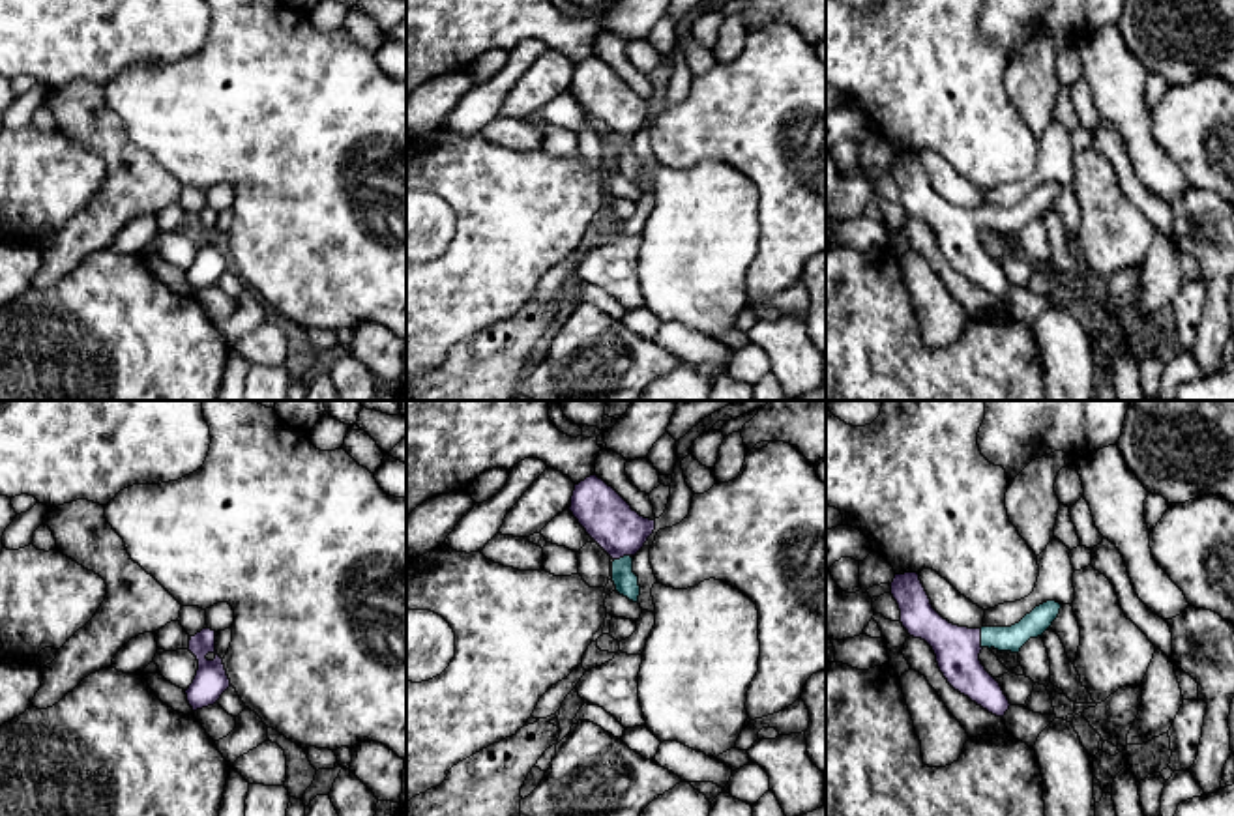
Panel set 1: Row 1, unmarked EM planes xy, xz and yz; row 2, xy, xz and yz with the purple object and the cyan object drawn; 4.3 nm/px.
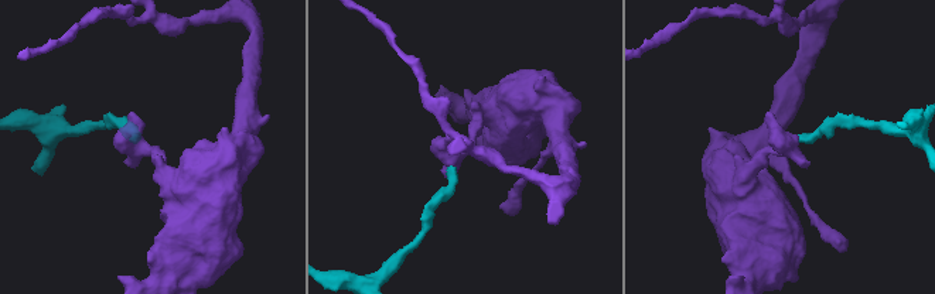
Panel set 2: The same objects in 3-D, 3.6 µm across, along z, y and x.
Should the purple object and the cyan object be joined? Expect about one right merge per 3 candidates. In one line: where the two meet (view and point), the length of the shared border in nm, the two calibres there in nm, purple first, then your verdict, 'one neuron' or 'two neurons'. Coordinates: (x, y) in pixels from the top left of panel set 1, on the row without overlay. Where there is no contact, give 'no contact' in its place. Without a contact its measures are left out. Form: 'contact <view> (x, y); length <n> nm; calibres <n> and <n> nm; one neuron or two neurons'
contact yz (980, 219); length 90 nm; calibres 190 and 110 nm; one neuron

